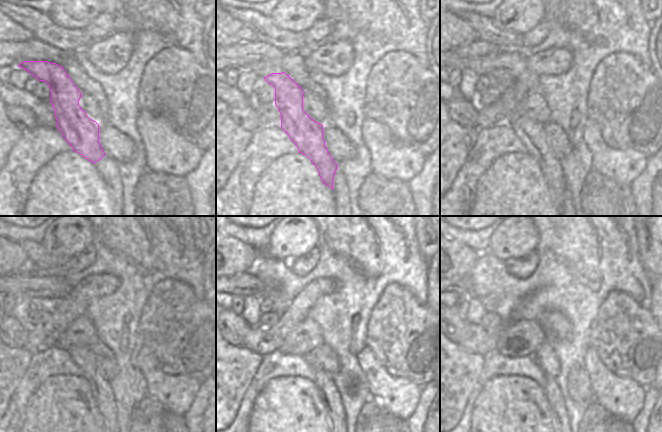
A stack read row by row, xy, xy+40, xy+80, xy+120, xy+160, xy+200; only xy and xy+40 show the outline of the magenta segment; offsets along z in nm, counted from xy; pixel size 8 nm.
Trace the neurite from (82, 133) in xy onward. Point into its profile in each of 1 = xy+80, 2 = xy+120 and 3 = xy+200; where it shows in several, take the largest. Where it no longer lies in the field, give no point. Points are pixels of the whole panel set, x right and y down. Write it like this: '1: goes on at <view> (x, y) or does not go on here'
1: goes on at xy+80 (531, 133)
2: goes on at xy+120 (101, 390)
3: goes on at xy+200 (559, 416)

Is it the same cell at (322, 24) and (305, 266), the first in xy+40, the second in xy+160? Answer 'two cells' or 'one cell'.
one cell

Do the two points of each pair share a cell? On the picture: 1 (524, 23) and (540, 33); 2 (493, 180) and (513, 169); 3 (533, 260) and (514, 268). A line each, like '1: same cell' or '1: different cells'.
1: different cells
2: same cell
3: same cell

